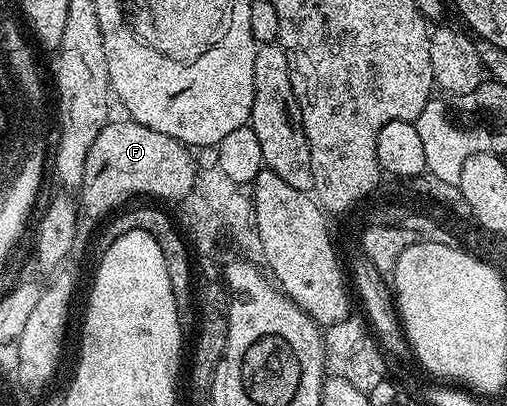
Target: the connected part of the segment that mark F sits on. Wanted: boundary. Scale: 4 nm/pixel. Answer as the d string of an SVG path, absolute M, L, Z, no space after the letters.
M108 121L97 133L97 141L93 141L93 149L89 149L89 157L85 157L85 167L81 174L83 181L82 207L91 211L112 211L122 208L126 199L134 195L152 195L155 199L186 200L197 187L197 166L192 148L186 147L173 137L165 137L165 133L157 133L145 125L134 121L115 123Z

